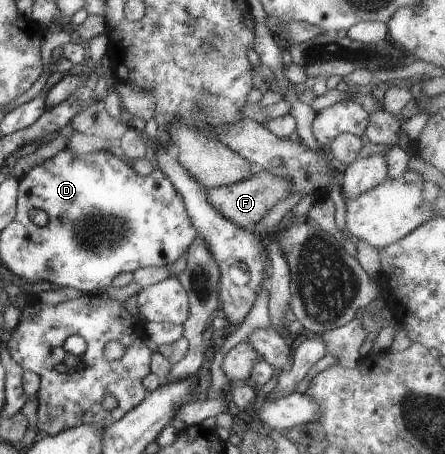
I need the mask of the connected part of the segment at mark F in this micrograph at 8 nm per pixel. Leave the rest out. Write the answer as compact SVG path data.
M260 170L258 173L252 174L249 179L242 179L227 186L210 188L206 192L209 204L215 207L216 211L221 213L221 216L249 232L253 225L266 215L266 211L276 205L280 199L284 199L290 194L289 181L276 177L266 170Z

